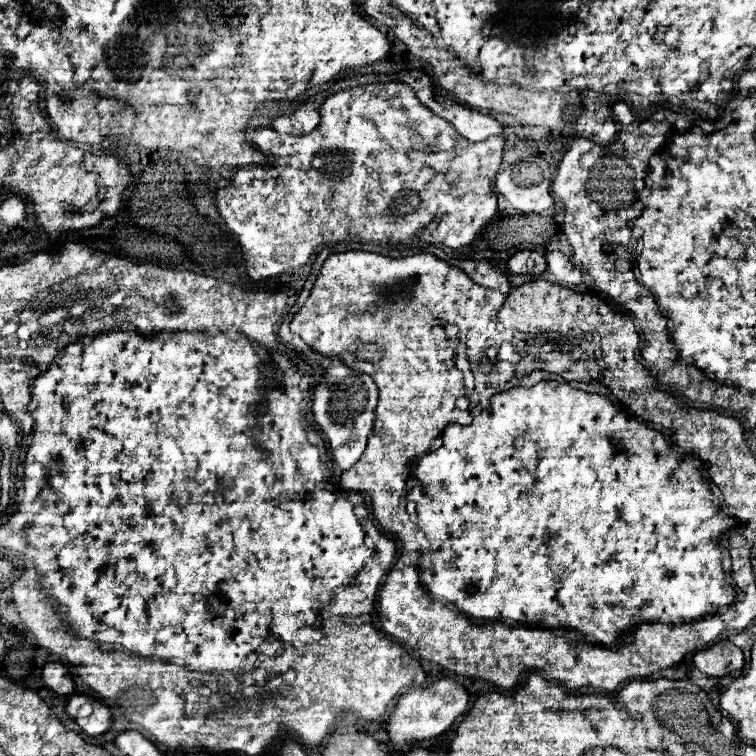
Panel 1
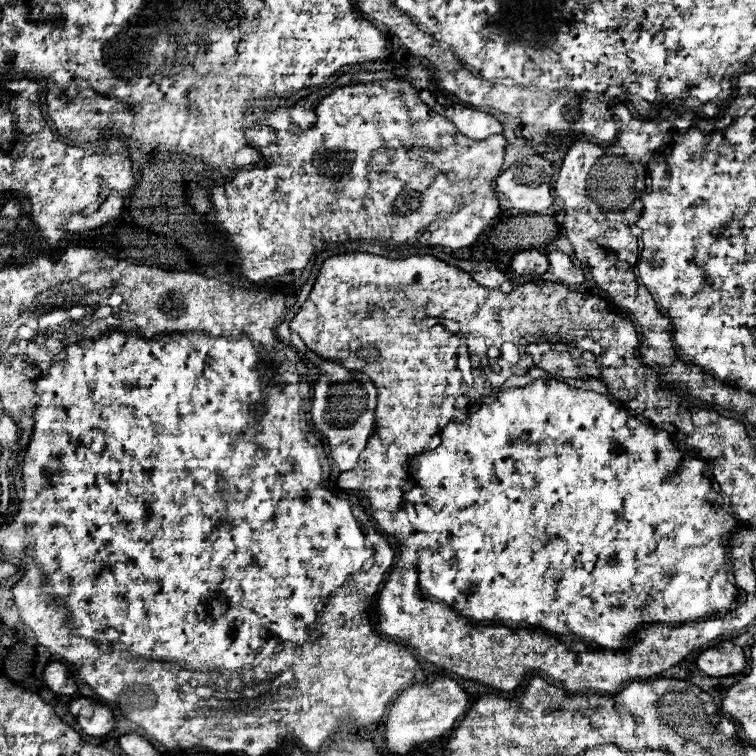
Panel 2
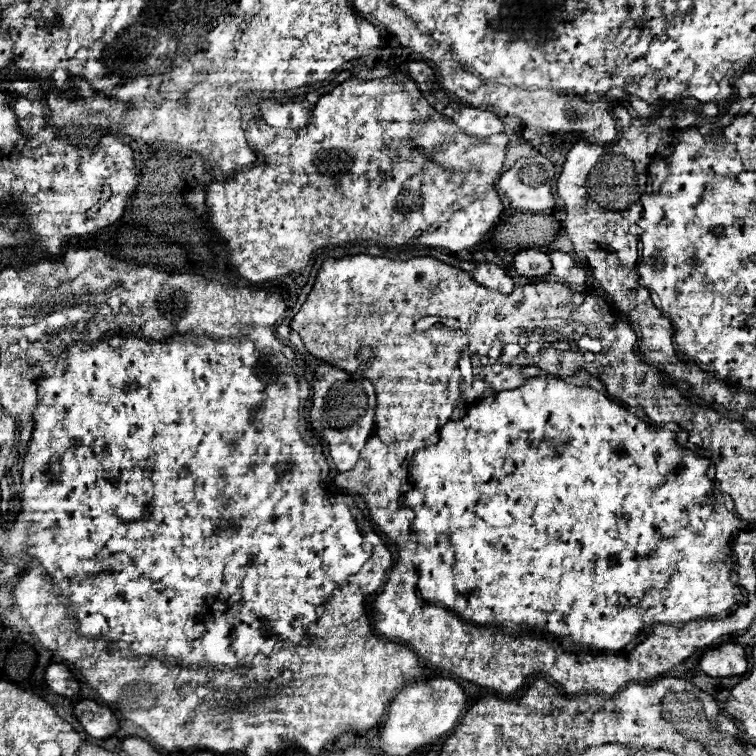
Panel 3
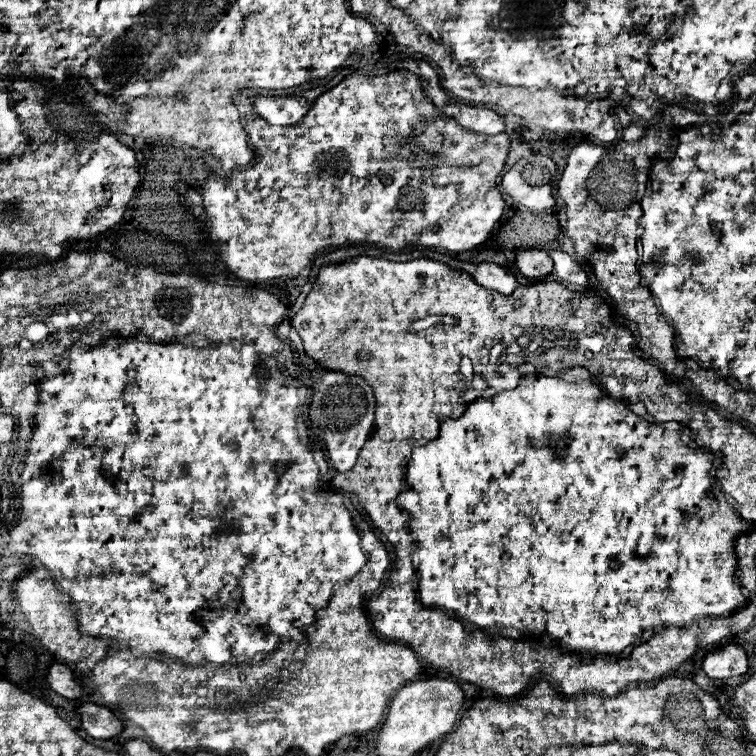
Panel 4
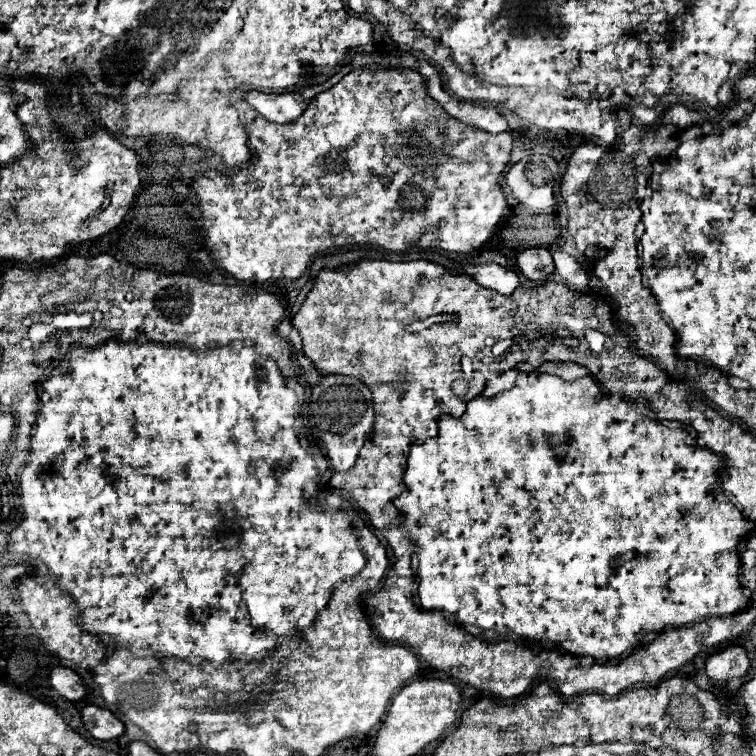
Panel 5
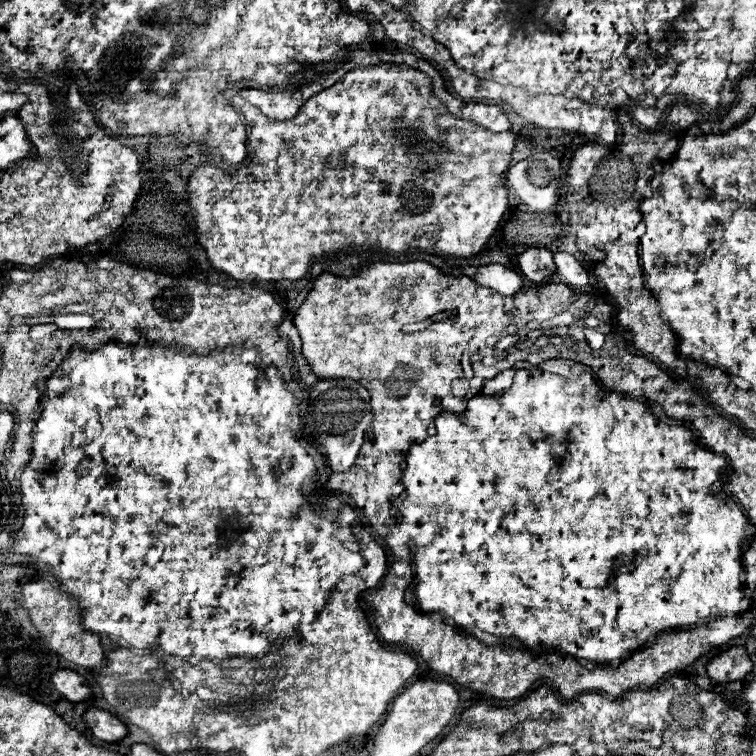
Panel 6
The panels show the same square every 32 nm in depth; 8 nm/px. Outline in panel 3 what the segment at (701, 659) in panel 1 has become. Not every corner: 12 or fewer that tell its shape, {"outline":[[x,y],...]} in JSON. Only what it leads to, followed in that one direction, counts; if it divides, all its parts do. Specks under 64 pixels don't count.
{"outline":[[732,642],[708,650],[700,668],[730,678],[748,668],[744,648]]}

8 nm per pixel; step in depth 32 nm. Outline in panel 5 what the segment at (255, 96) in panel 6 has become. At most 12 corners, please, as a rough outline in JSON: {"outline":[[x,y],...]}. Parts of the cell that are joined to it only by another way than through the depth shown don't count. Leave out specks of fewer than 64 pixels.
{"outline":[[248,92],[244,98],[272,124],[296,122],[306,102],[294,94]]}

